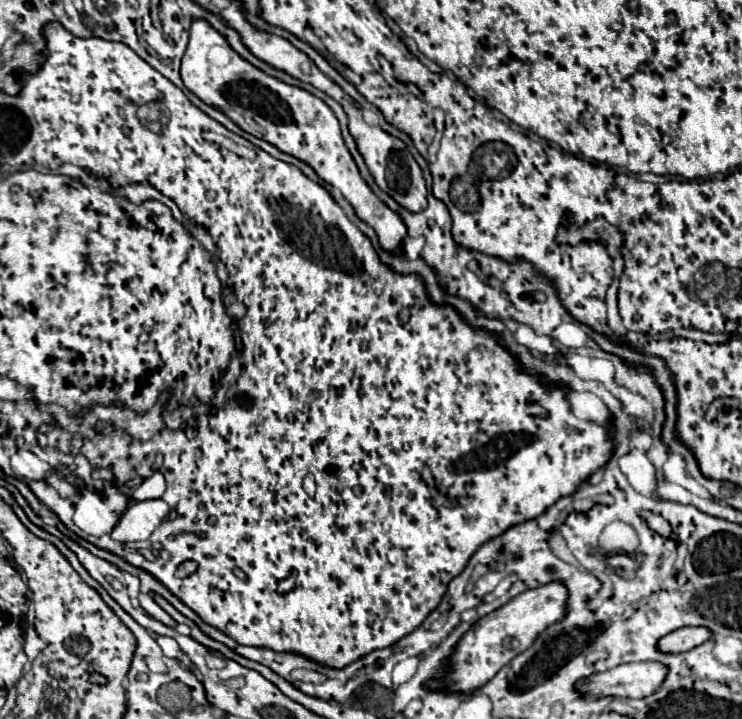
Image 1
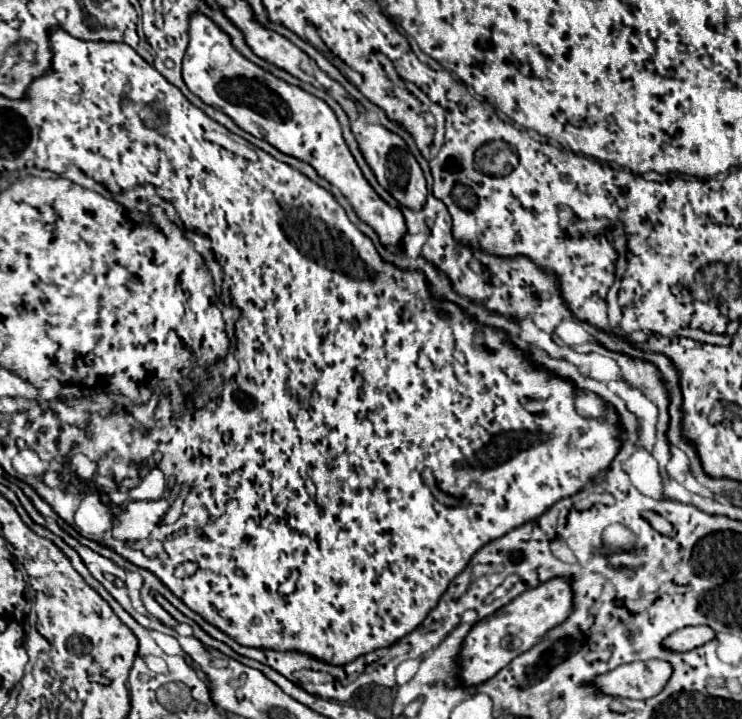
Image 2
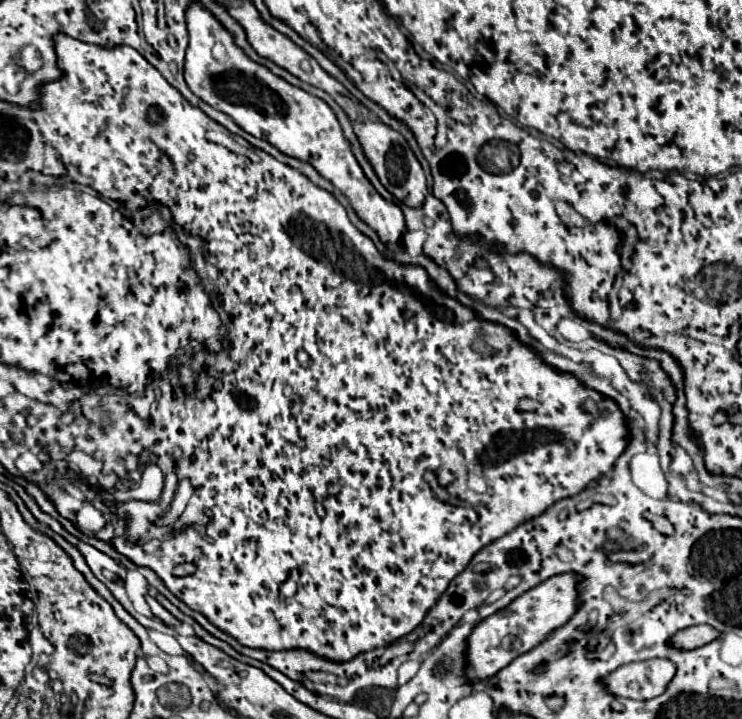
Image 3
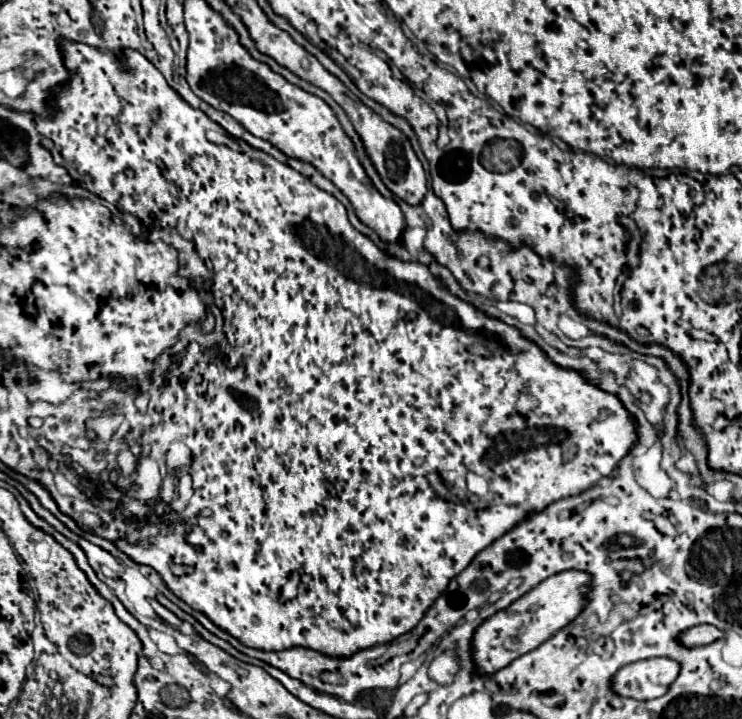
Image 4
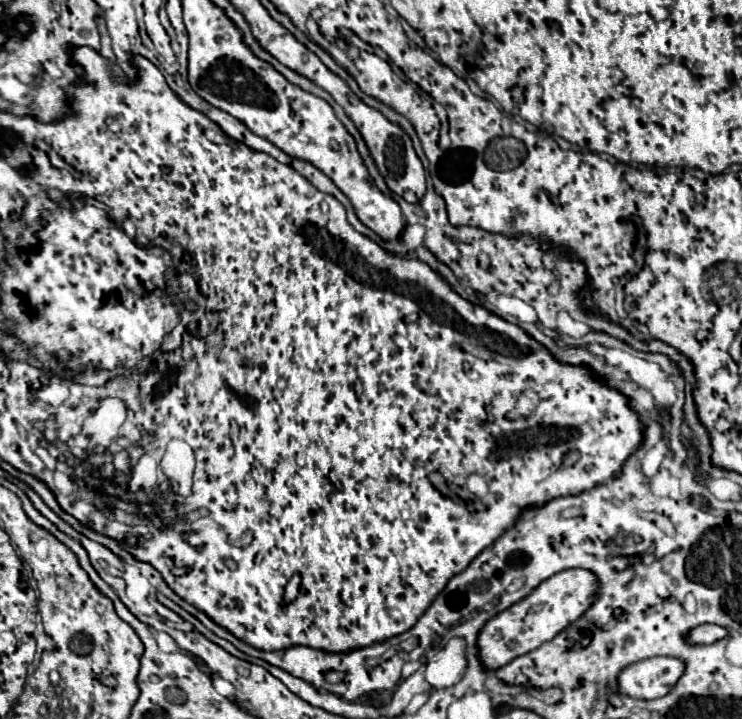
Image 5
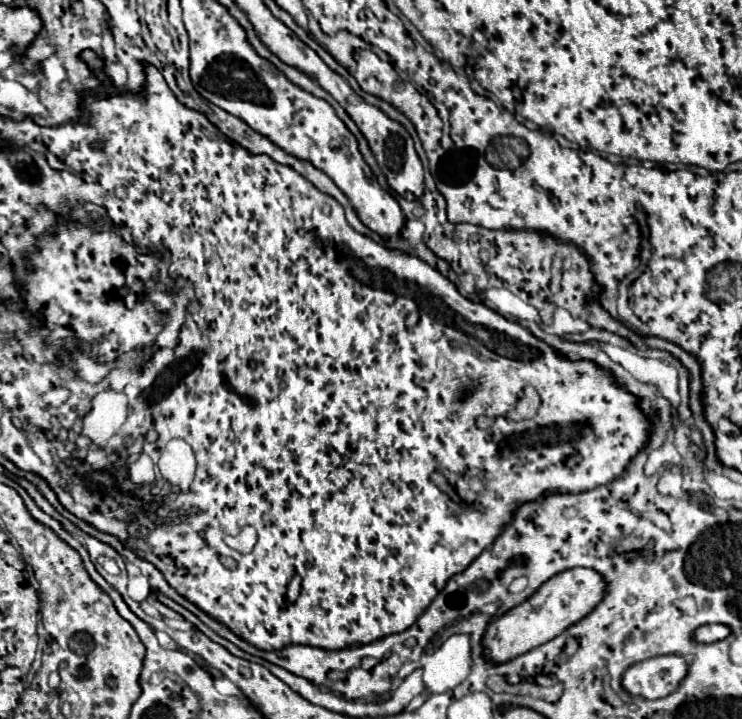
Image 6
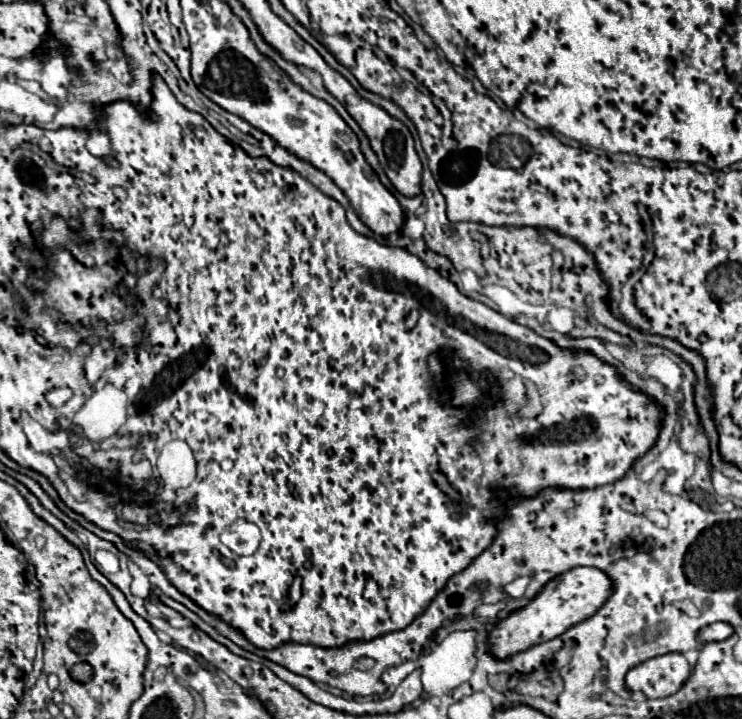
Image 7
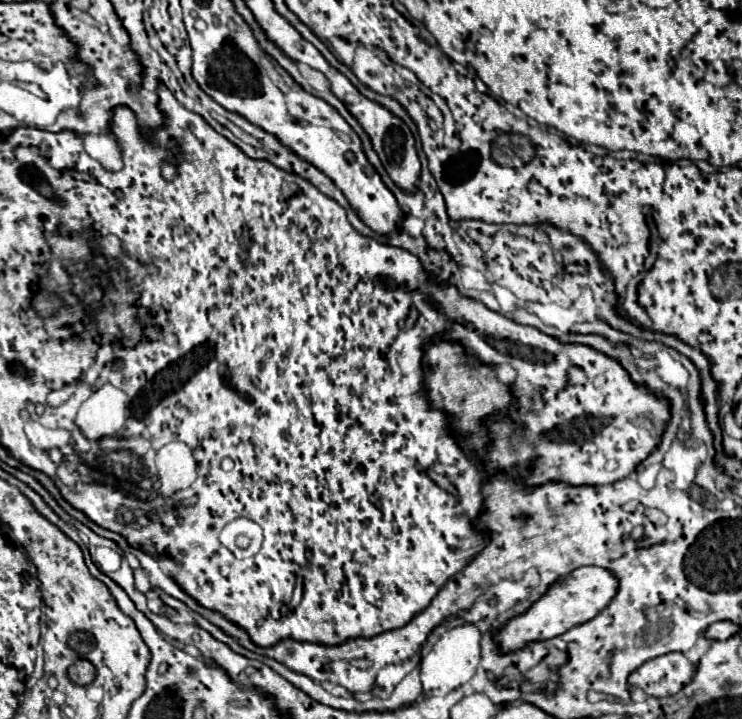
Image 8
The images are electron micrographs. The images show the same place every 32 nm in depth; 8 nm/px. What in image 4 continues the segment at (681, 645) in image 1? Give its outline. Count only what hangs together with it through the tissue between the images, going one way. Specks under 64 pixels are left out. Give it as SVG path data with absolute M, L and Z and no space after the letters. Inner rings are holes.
M700 624L684 632L684 646L704 646L724 638L724 632L712 624Z

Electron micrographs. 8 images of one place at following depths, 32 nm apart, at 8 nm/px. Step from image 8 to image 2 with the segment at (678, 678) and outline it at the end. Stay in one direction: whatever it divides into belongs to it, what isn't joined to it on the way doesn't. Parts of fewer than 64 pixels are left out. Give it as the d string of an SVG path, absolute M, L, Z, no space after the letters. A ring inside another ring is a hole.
M664 660L630 662L596 678L596 688L610 696L646 700L662 692L672 676L672 664Z

